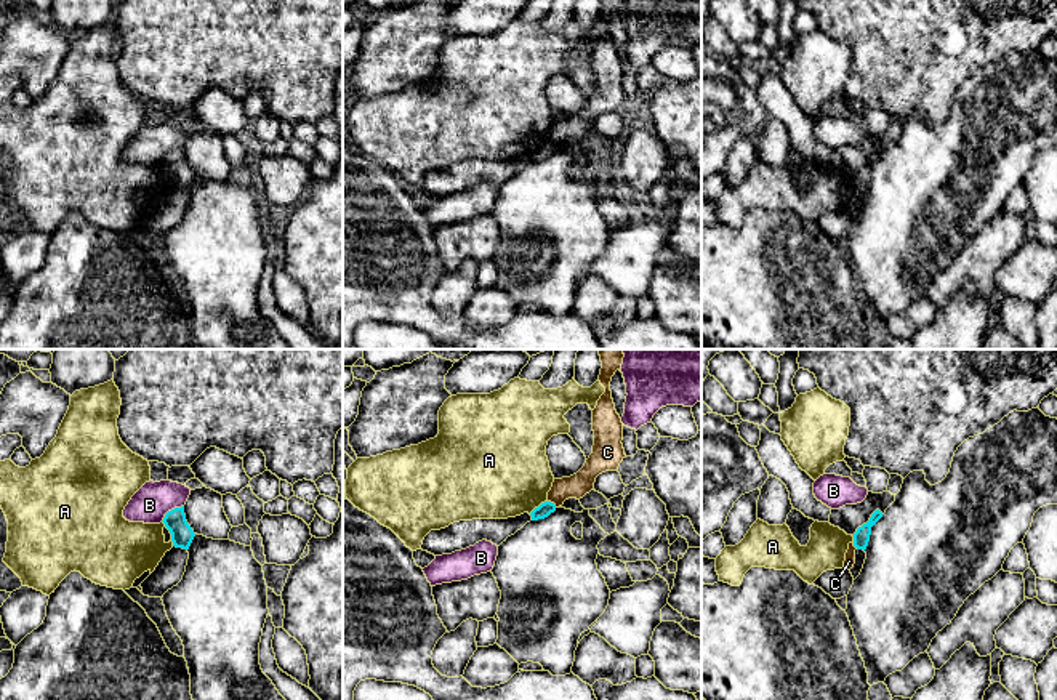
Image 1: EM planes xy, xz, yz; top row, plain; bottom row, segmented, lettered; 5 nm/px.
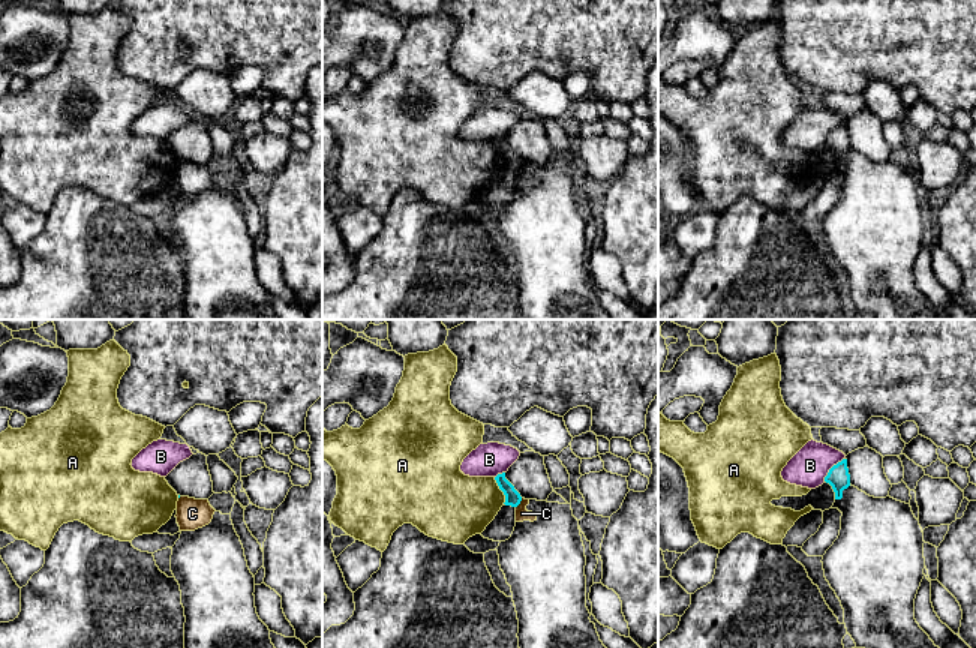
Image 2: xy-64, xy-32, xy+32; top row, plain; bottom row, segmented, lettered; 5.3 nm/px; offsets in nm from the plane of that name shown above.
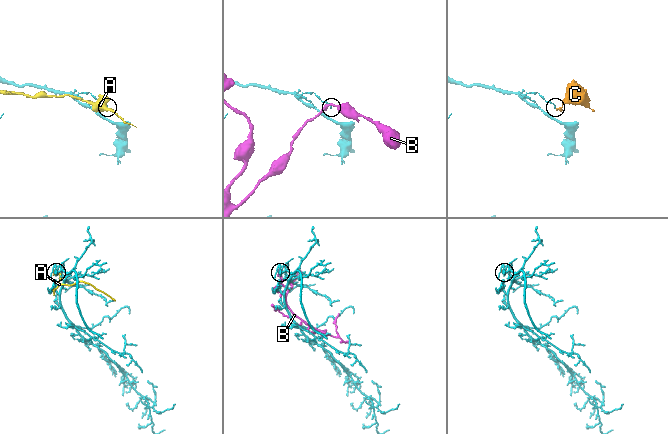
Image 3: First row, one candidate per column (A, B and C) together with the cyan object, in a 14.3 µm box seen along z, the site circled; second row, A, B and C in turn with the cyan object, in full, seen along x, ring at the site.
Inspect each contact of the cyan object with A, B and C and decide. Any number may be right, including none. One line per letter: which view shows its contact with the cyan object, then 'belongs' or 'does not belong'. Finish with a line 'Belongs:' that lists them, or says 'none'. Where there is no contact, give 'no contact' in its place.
A: xz | does not belong
B: xy | does not belong
C: xz | does not belong
Belongs: none

